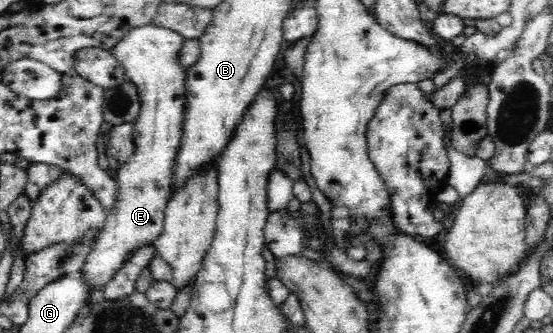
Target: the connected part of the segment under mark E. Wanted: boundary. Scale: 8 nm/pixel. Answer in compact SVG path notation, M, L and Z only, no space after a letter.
M151 22L129 28L111 48L125 69L126 78L137 87L140 98L139 116L131 123L135 152L116 170L117 202L110 208L85 266L79 270L91 292L80 314L89 312L97 304L96 294L103 291L103 286L113 278L113 274L126 264L138 248L154 244L164 228L164 210L172 198L174 161L182 144L185 122L186 70L179 61L184 42L178 32Z

